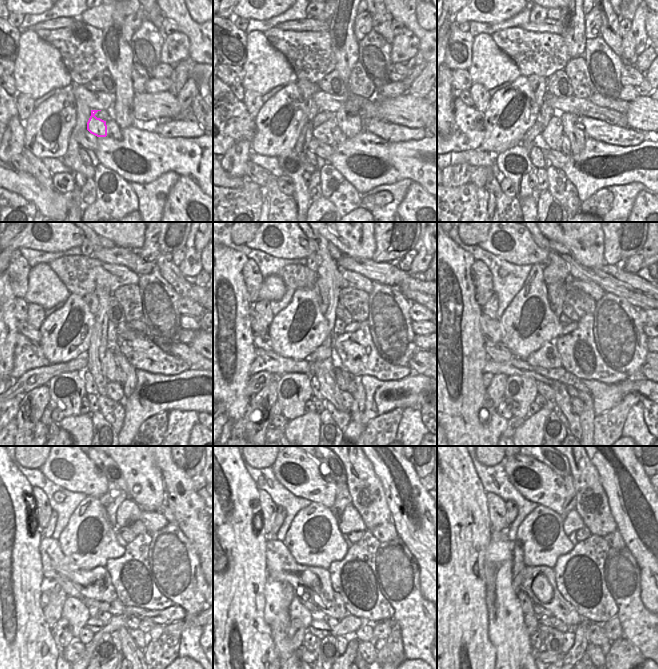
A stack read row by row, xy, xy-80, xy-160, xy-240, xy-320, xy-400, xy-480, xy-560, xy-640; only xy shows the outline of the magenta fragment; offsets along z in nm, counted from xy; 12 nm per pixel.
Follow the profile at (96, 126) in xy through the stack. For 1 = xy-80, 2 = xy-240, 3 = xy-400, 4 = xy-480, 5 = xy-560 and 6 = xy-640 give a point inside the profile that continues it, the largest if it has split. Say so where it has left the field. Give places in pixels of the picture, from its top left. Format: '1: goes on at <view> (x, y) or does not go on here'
1: goes on at xy-80 (325, 132)
2: goes on at xy-240 (108, 360)
3: goes on at xy-400 (572, 392)
4: goes on at xy-480 (133, 623)
5: goes on at xy-560 (365, 633)
6: goes on at xy-640 (597, 636)

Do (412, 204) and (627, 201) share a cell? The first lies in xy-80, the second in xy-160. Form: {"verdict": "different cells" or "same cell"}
{"verdict": "different cells"}

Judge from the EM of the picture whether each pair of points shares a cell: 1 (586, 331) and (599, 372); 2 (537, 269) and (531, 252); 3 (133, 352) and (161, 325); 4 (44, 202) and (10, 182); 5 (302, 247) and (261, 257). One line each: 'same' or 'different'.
1: same
2: different
3: different
4: same
5: different

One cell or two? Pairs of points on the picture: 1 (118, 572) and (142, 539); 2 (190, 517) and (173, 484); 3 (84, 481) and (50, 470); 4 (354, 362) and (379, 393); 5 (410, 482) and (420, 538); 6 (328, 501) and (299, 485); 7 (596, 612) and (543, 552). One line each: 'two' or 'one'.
1: one
2: one
3: one
4: two
5: one
6: one
7: two

